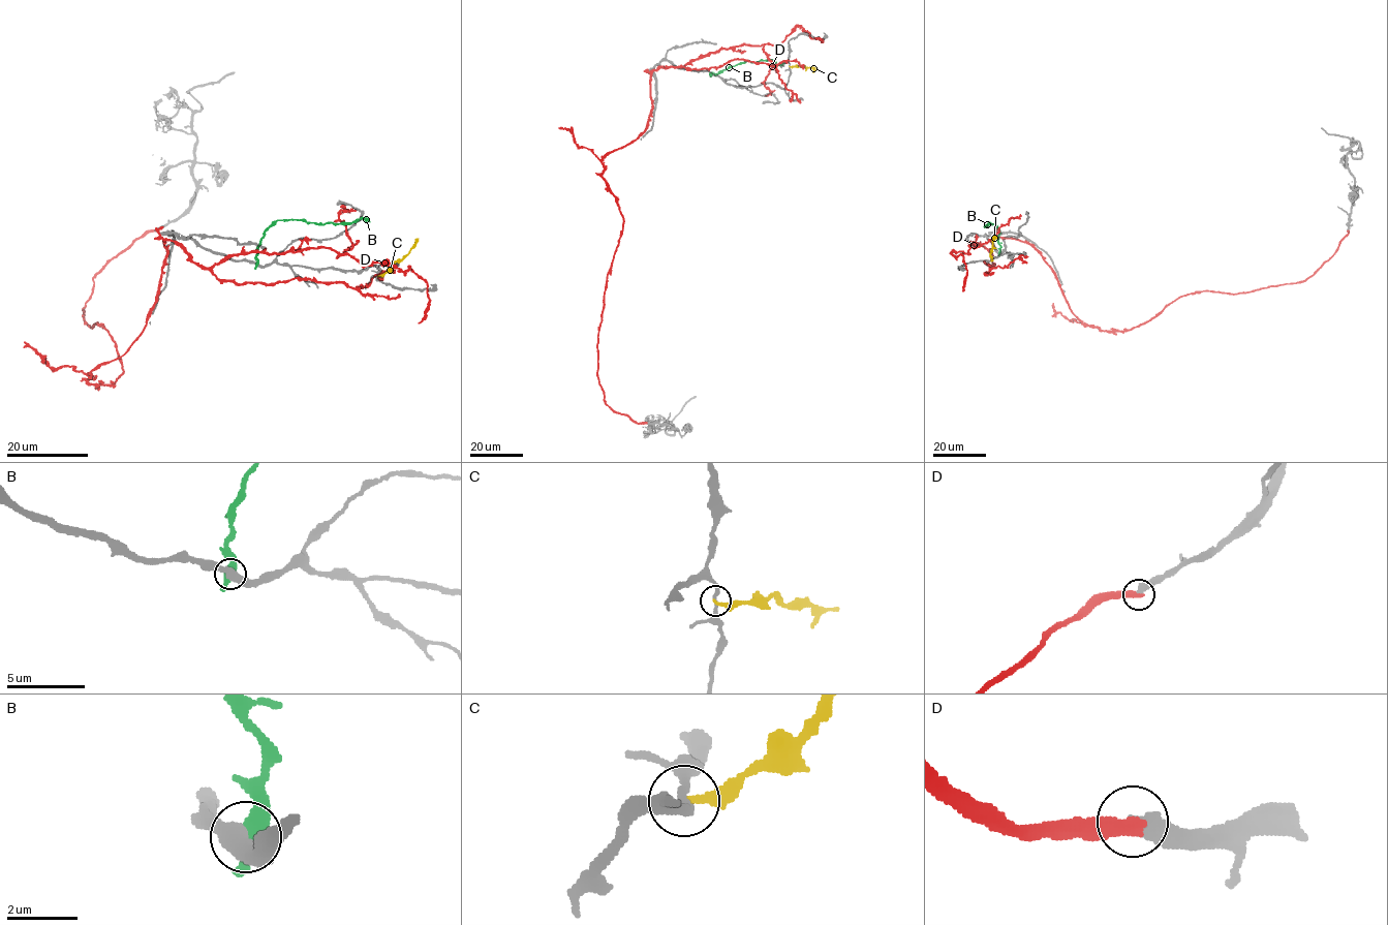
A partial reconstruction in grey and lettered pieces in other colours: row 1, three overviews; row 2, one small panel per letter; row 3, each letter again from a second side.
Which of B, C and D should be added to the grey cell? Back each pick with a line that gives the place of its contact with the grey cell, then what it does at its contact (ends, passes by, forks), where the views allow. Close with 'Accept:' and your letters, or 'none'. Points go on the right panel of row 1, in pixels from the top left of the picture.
Accept: none

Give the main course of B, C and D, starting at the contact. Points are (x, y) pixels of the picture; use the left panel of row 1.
B: (256, 264), (260, 238), (277, 220), (325, 224), (352, 223), (365, 218), (369, 222)
C: (377, 276), (382, 276), (402, 258), (419, 239)
D: (157, 230), (92, 279), (123, 372), (92, 384), (170, 240), (205, 267), (410, 268), (419, 322)

